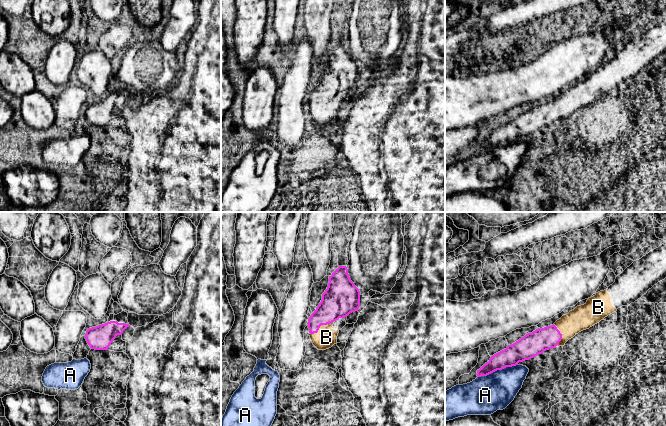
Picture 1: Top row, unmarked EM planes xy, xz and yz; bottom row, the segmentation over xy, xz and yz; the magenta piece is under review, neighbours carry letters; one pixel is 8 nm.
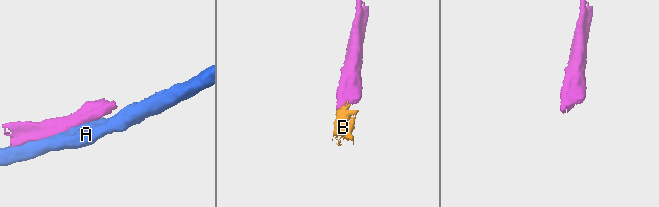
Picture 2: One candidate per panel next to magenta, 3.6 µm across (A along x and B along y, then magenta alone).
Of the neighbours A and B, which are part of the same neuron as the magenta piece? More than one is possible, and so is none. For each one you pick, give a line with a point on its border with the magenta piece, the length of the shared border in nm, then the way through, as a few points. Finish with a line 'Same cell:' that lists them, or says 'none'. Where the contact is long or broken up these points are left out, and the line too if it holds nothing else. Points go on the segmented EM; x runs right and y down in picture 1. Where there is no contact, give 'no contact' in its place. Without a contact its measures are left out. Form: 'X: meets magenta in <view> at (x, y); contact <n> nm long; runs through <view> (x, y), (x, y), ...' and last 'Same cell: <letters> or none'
B: meets magenta in xz at (320, 325); contact 240 nm long; runs through xz (338, 301), (326, 313), (320, 325), (320, 331), (326, 337)
Same cell: B

